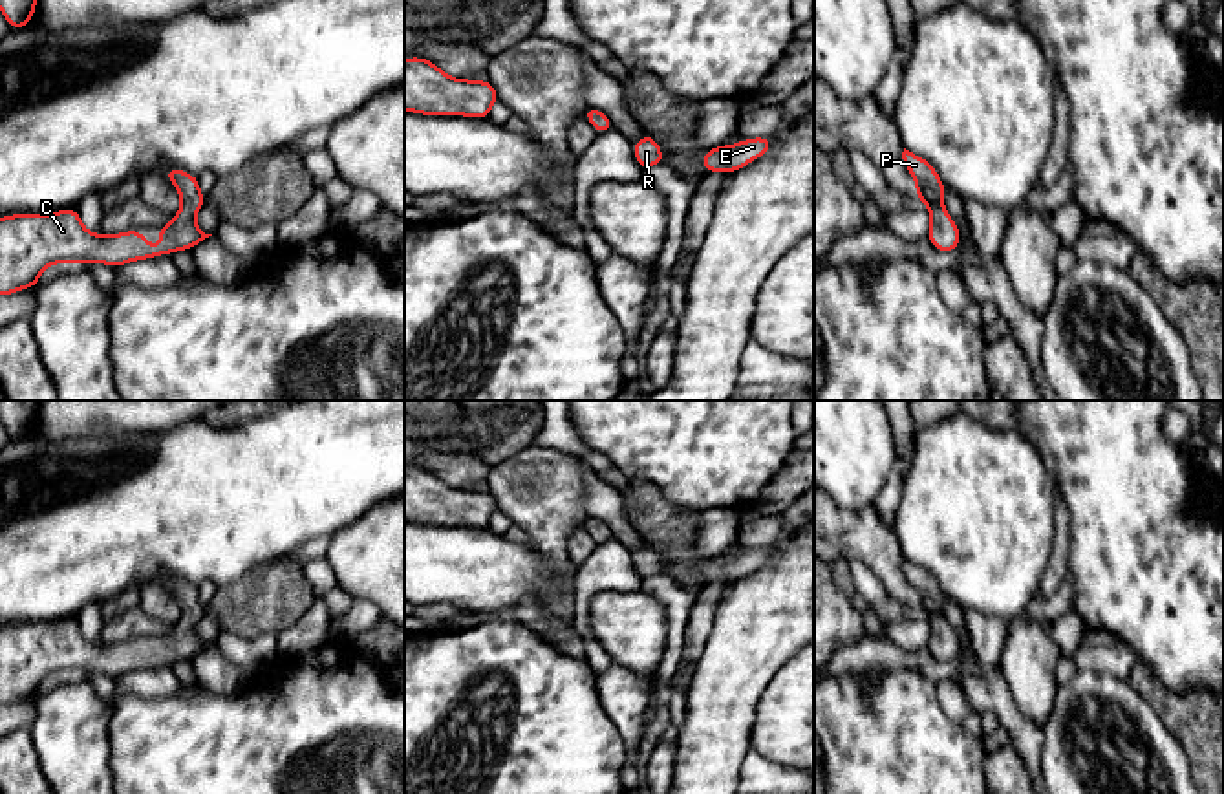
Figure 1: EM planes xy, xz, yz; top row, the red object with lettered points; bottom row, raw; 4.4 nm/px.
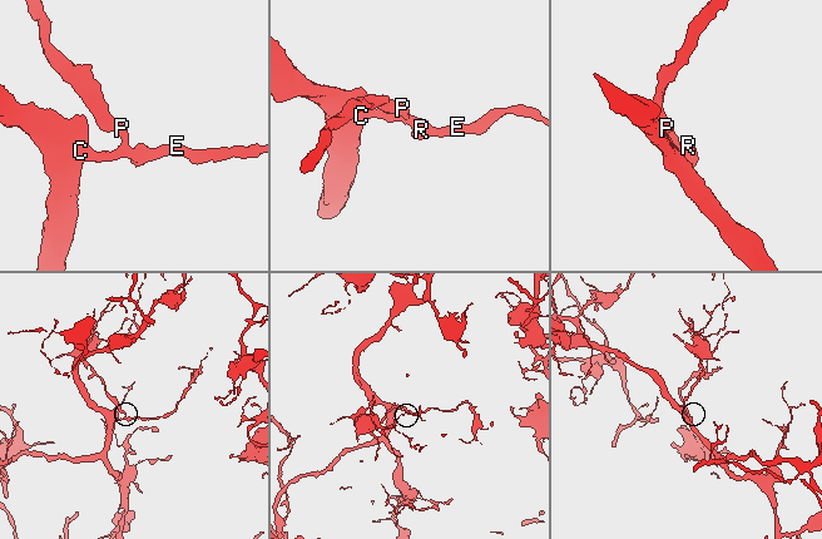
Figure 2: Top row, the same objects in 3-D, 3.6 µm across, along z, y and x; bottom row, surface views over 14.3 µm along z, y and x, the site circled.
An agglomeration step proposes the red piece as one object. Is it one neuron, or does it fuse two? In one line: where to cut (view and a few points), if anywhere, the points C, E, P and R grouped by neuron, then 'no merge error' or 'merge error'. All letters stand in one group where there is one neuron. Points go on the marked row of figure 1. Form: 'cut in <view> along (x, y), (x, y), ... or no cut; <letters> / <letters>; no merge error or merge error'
no cut; C E P R; no merge error

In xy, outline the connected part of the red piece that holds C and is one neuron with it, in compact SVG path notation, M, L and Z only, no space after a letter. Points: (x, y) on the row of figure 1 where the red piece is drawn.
M165 168L163 176L176 185L181 198L179 212L156 234L157 241L168 243L166 247L148 245L139 229L91 234L82 225L79 209L2 216L0 296L42 284L42 271L55 263L101 262L115 269L135 260L172 256L181 249L192 251L212 236L194 221L205 205L199 179L181 168Z

